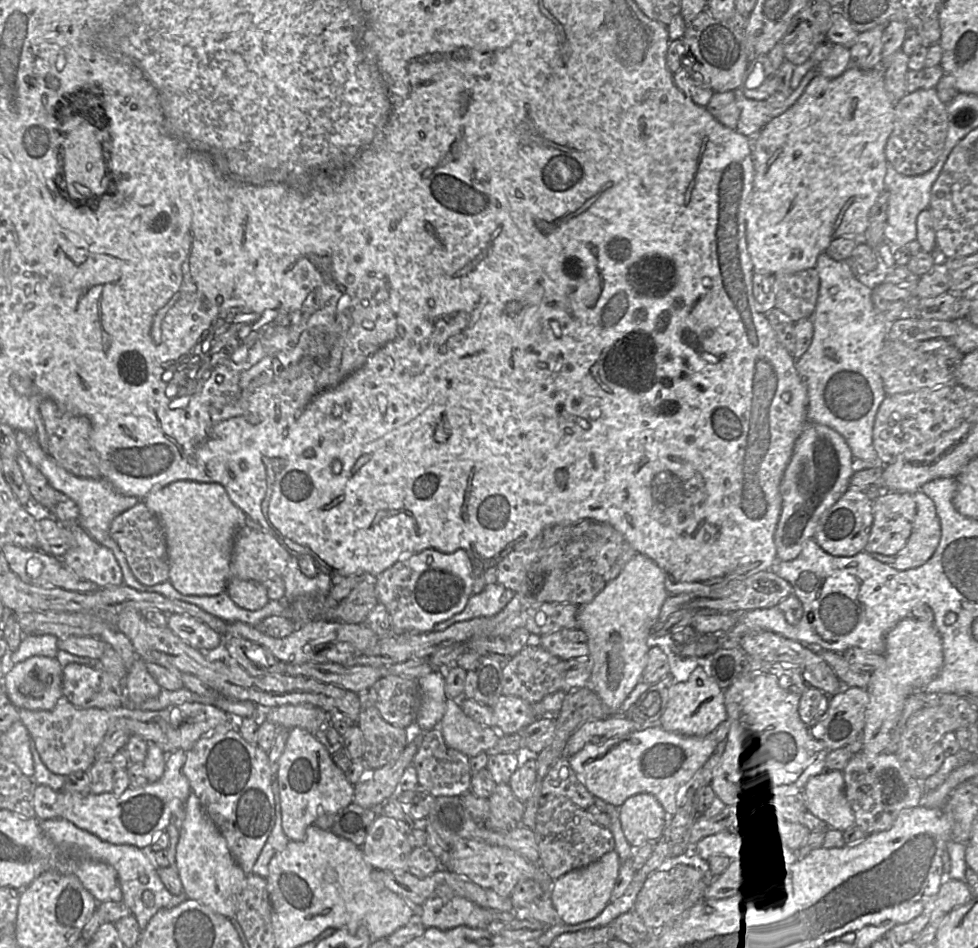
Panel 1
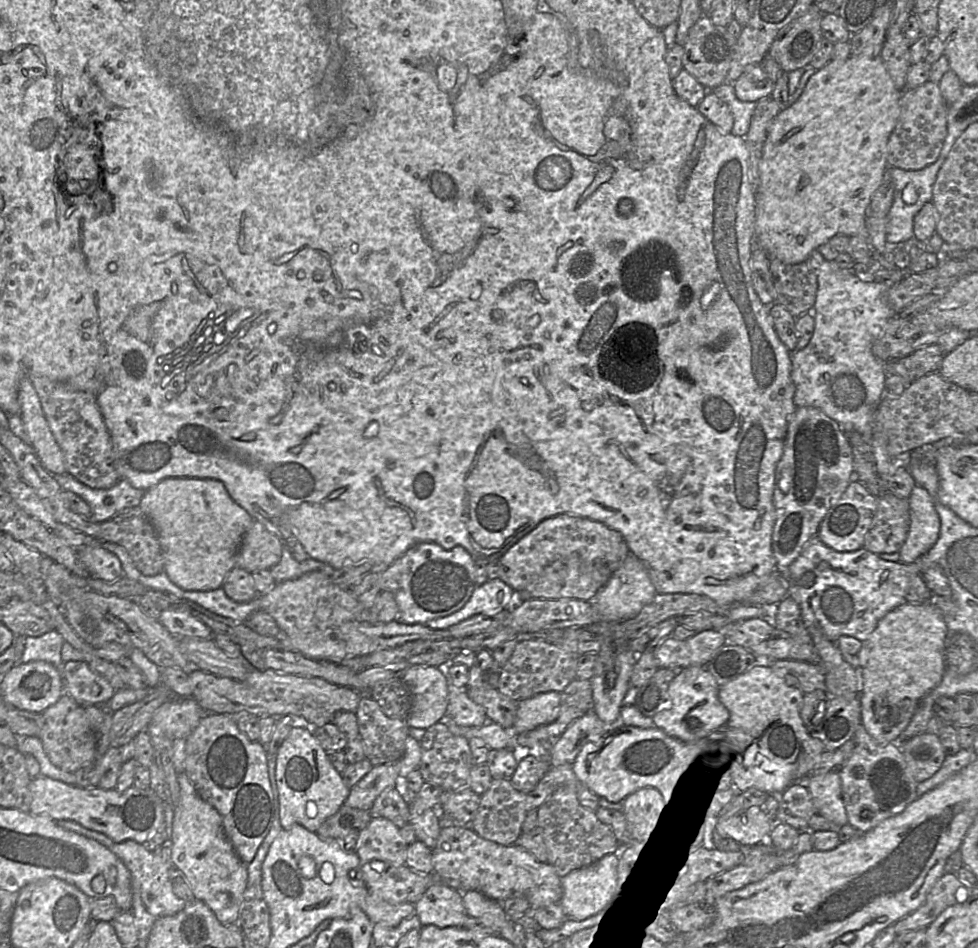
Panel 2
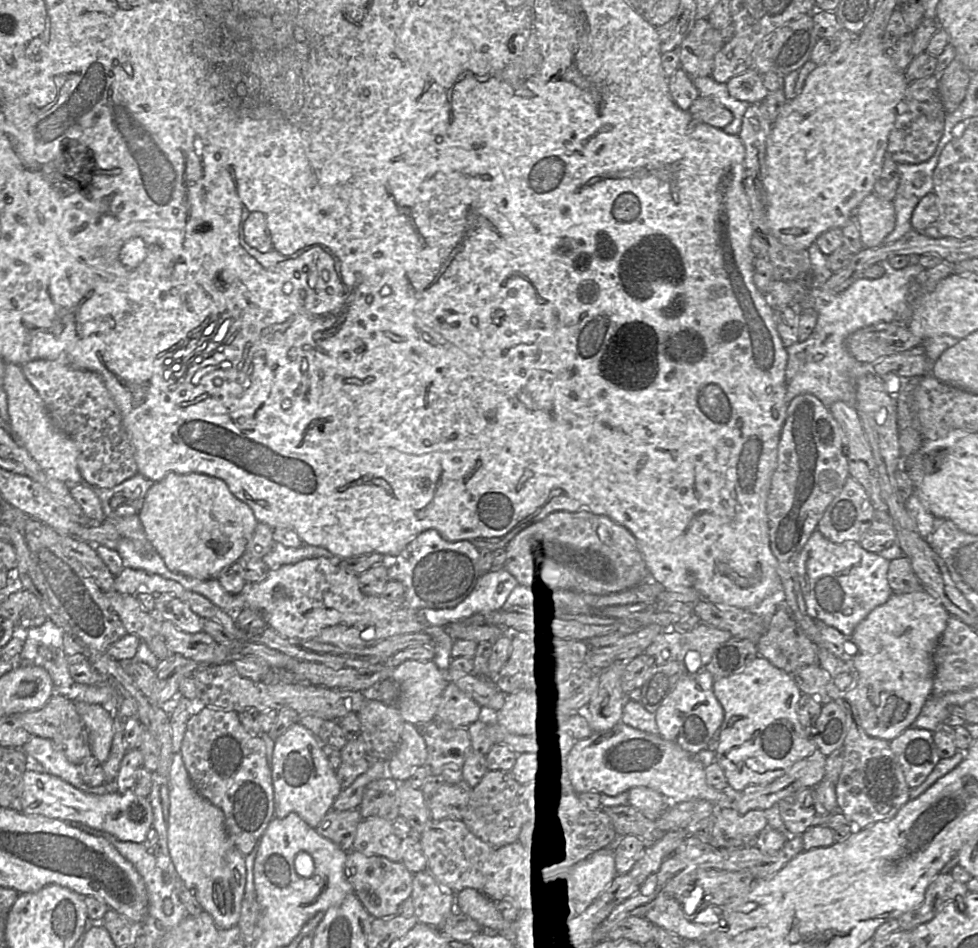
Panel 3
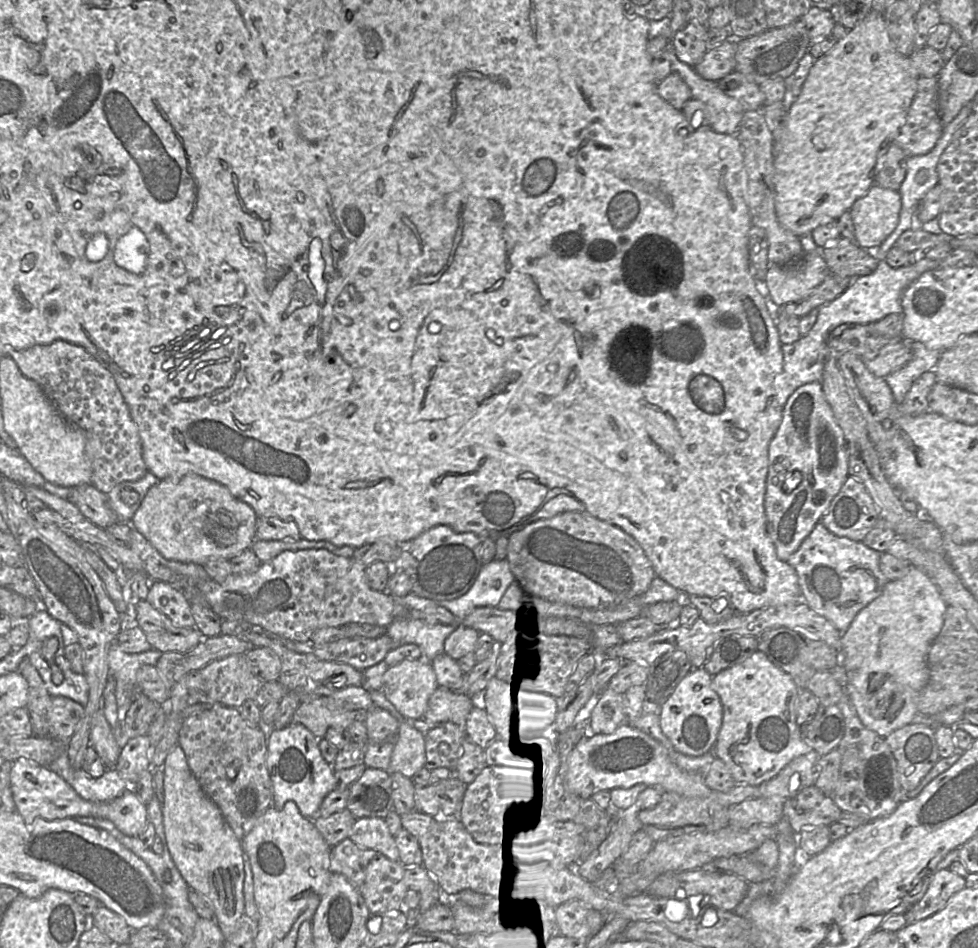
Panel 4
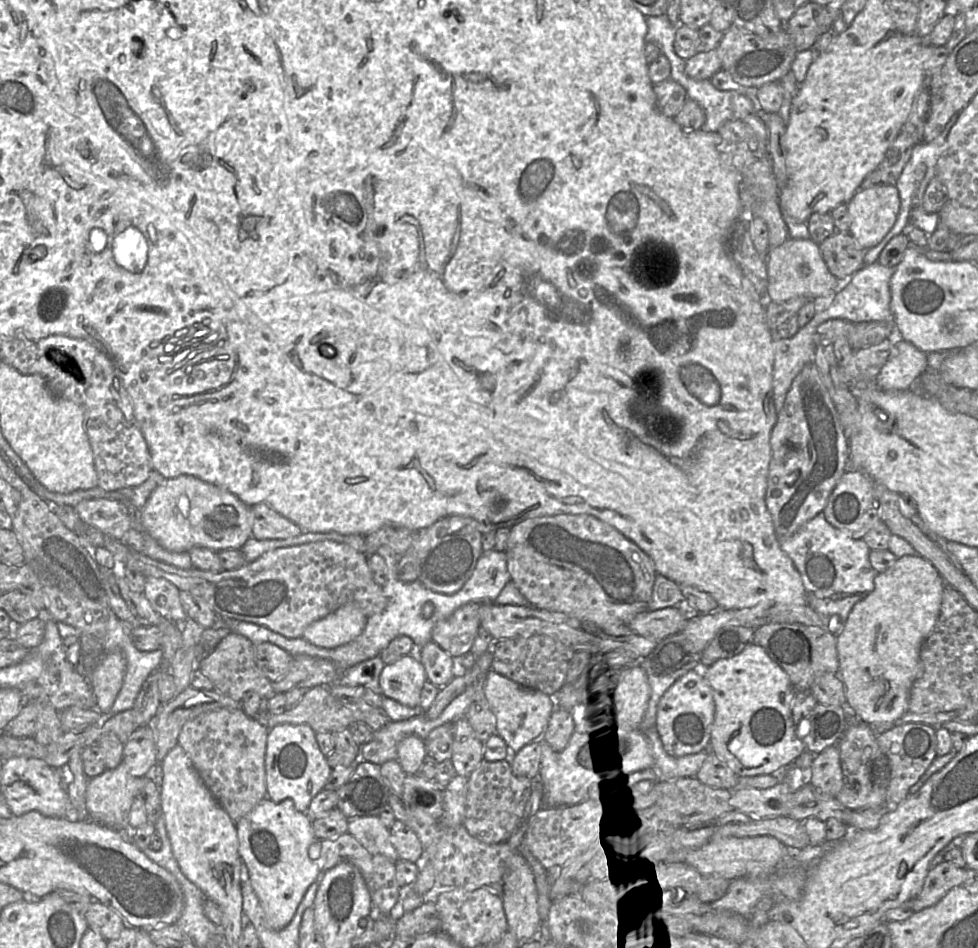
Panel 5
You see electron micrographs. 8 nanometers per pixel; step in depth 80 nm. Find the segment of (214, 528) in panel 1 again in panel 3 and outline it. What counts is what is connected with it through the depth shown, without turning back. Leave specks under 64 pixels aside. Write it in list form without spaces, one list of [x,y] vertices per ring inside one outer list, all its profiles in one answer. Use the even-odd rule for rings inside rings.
[[[172,473],[155,482],[148,490],[138,515],[147,539],[167,568],[172,572],[199,580],[217,579],[224,567],[238,562],[258,522],[251,508],[237,499],[224,481],[201,473]]]

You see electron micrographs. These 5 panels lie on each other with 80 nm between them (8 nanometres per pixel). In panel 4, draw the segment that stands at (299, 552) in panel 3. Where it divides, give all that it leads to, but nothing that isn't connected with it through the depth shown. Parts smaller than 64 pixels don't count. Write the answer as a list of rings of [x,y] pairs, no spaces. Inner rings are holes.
[[[300,539],[294,543],[285,542],[285,541],[263,541],[255,540],[251,545],[251,550],[263,563],[266,563],[280,553],[284,551],[298,551],[298,550],[307,550],[307,549],[326,549],[331,553],[351,558],[355,549],[351,546],[341,546],[338,547],[328,541],[306,541],[306,539]]]

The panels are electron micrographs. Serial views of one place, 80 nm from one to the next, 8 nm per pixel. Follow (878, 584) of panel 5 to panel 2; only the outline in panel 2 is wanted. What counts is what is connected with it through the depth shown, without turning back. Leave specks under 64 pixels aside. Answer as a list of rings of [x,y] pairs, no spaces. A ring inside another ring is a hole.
[[[905,603],[885,615],[867,640],[862,642],[860,651],[862,691],[861,722],[878,744],[899,742],[900,734],[910,723],[919,702],[934,689],[945,673],[945,647],[948,629],[943,613],[933,603]]]

